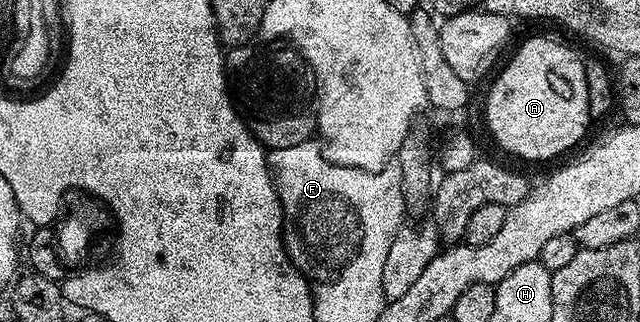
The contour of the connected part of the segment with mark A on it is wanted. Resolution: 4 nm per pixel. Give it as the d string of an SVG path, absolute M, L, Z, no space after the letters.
M533 36L503 64L485 96L485 124L494 142L521 160L549 160L575 147L591 127L583 56L549 36Z

